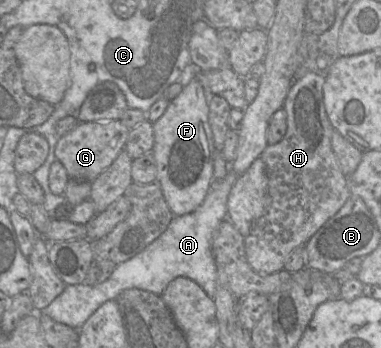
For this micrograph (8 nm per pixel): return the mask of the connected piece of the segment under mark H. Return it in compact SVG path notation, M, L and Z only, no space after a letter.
M312 72L294 81L284 103L287 113L286 134L277 144L268 145L260 157L265 163L268 178L268 207L254 223L244 242L247 261L252 269L260 274L273 274L283 270L290 253L298 246L305 245L331 217L338 213L351 195L347 176L343 174L332 149L331 137L334 127L324 104L325 81L326 77Z

